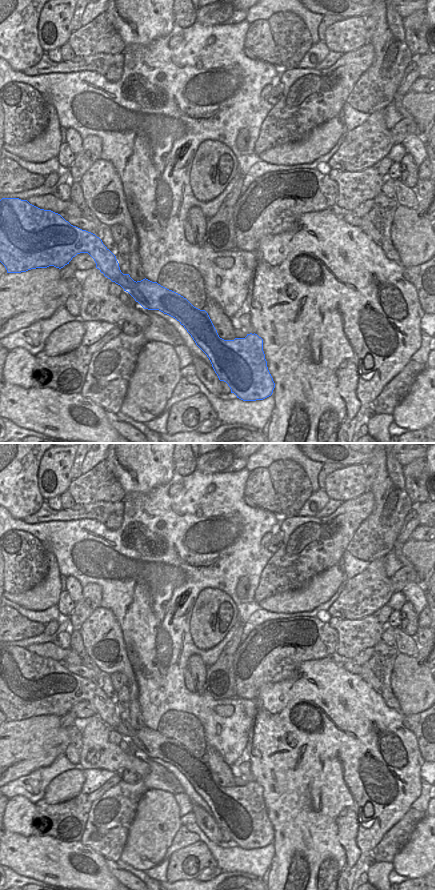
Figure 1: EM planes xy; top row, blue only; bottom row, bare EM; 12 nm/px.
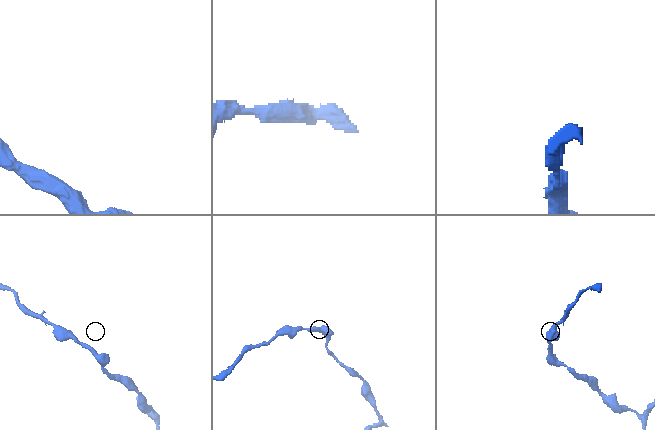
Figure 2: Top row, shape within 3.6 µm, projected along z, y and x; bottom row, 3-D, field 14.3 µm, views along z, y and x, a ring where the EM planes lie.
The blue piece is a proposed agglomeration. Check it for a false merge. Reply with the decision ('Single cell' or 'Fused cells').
Single cell

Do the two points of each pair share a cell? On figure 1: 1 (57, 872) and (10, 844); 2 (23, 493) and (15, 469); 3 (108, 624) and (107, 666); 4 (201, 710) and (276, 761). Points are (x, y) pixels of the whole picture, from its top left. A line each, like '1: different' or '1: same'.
1: same
2: same
3: same
4: different

